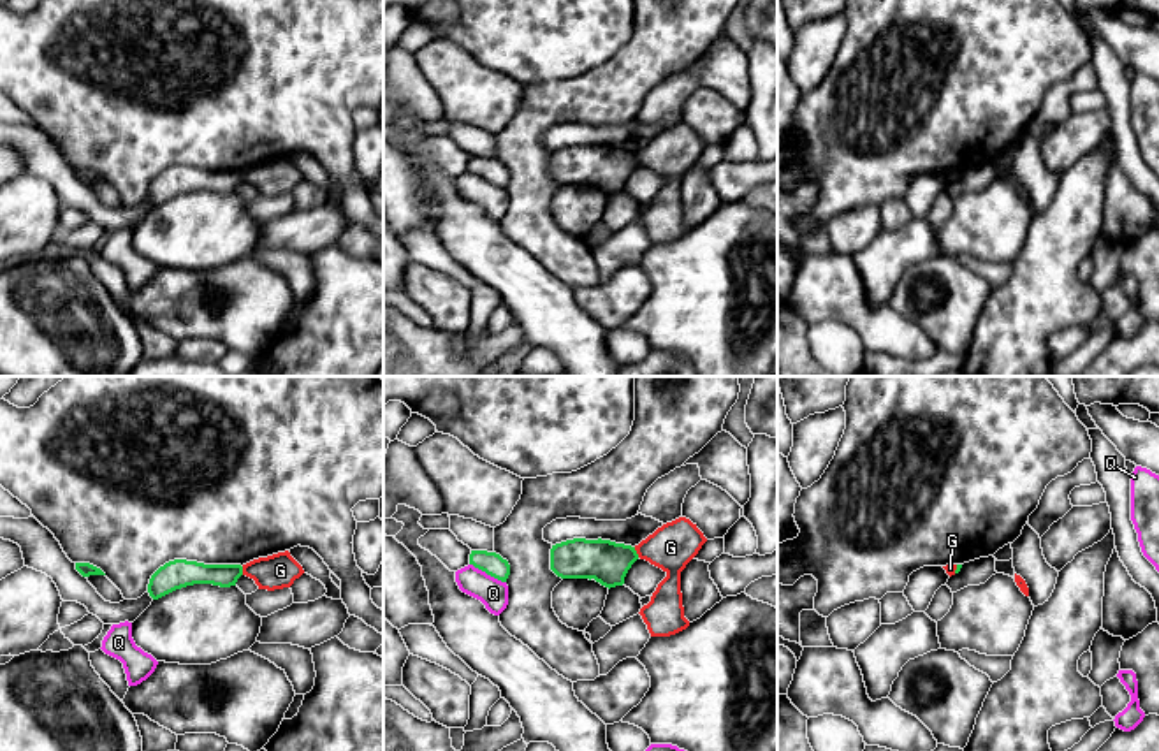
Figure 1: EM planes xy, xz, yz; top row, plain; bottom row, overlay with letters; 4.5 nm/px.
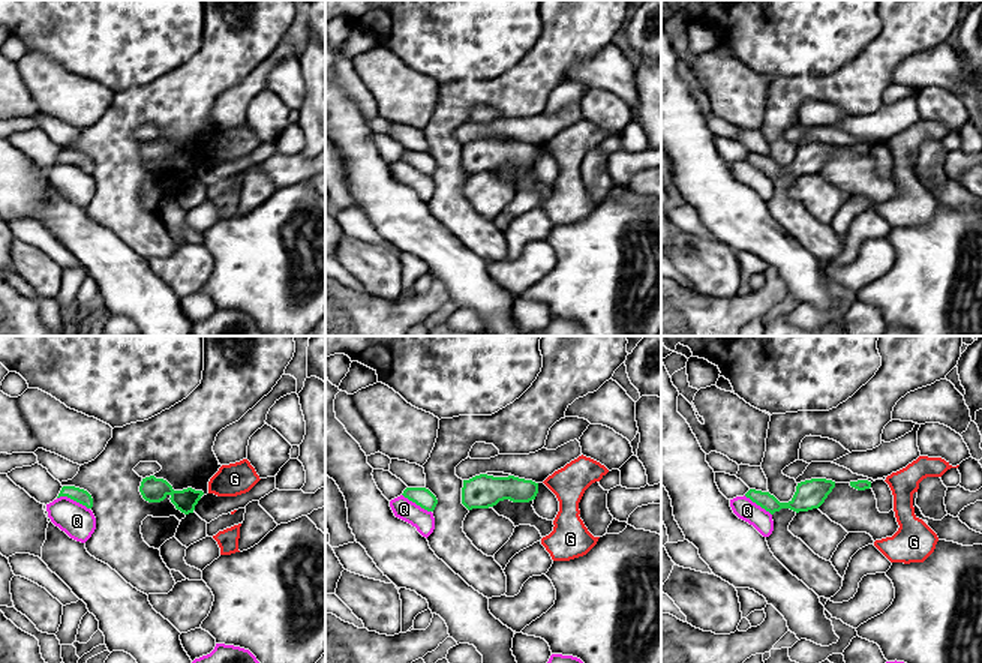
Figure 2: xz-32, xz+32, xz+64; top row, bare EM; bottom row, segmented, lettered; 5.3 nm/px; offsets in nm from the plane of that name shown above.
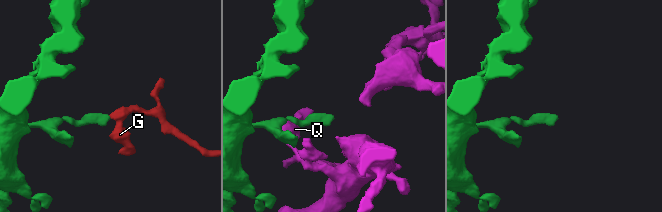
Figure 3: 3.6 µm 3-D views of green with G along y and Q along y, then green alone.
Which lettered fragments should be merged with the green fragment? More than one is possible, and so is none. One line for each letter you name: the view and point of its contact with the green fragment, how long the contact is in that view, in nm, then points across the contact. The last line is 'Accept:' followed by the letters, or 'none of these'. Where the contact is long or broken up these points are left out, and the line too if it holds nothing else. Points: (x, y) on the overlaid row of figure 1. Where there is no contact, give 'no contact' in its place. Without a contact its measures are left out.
Accept: none of these

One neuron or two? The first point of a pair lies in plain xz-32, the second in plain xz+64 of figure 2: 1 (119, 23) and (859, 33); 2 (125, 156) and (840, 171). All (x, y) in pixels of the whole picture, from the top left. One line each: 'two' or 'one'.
1: one
2: two

